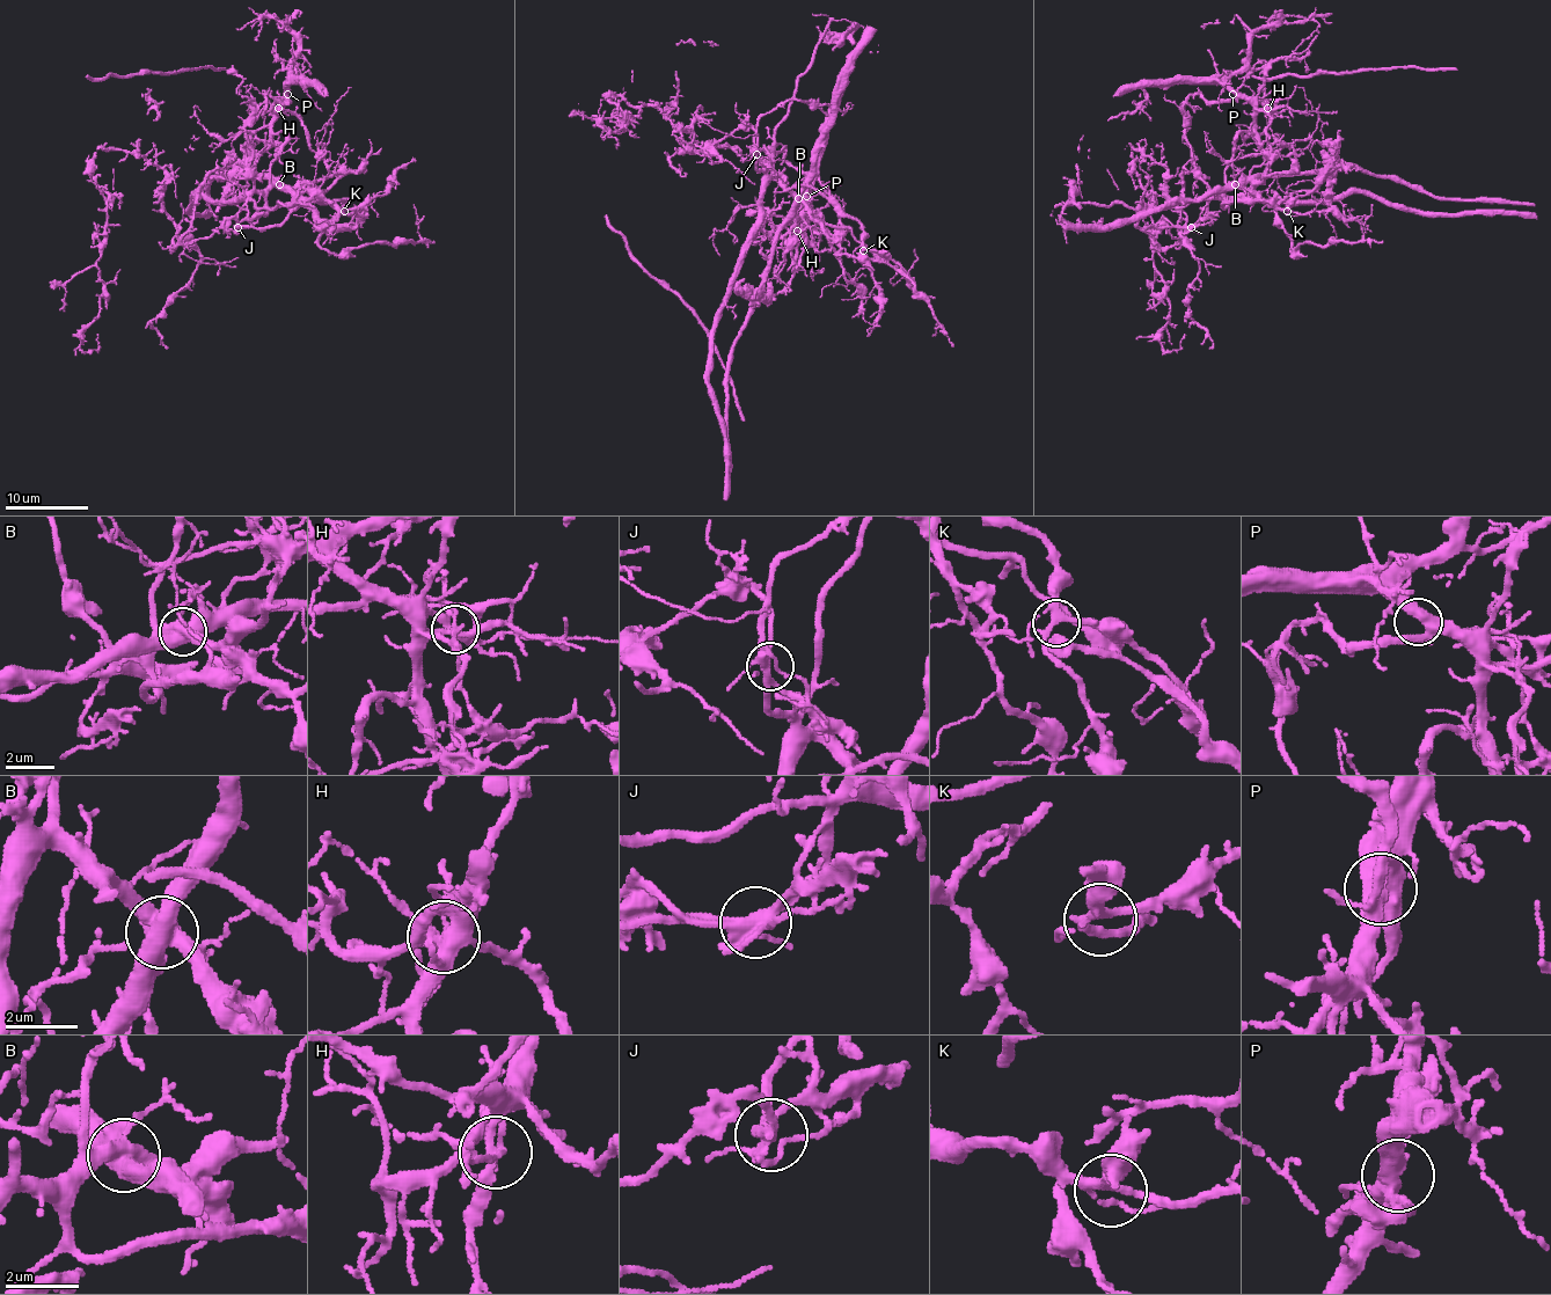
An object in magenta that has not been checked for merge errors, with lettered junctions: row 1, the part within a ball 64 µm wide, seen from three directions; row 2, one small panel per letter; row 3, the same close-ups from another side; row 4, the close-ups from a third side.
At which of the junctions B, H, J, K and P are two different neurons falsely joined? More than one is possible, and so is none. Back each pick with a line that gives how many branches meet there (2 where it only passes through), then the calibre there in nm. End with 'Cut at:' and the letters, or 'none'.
B: 5 branches meet; 550 nm thick
H: 4 branches meet; 220 nm thick
J: 6 branches meet; 300 nm thick
Cut at: B, H, J

